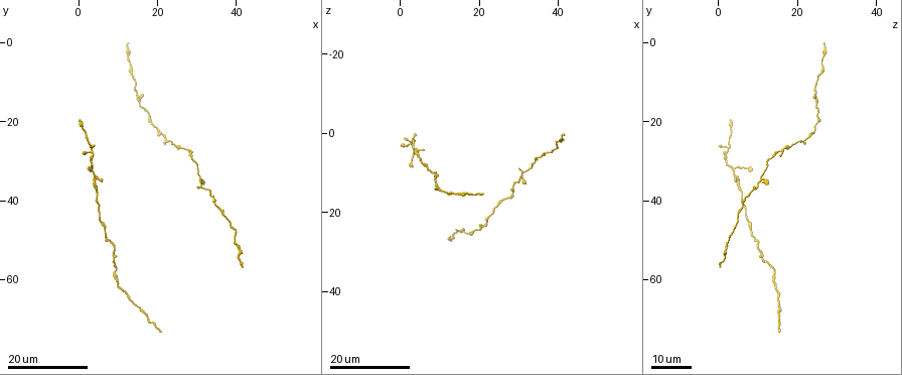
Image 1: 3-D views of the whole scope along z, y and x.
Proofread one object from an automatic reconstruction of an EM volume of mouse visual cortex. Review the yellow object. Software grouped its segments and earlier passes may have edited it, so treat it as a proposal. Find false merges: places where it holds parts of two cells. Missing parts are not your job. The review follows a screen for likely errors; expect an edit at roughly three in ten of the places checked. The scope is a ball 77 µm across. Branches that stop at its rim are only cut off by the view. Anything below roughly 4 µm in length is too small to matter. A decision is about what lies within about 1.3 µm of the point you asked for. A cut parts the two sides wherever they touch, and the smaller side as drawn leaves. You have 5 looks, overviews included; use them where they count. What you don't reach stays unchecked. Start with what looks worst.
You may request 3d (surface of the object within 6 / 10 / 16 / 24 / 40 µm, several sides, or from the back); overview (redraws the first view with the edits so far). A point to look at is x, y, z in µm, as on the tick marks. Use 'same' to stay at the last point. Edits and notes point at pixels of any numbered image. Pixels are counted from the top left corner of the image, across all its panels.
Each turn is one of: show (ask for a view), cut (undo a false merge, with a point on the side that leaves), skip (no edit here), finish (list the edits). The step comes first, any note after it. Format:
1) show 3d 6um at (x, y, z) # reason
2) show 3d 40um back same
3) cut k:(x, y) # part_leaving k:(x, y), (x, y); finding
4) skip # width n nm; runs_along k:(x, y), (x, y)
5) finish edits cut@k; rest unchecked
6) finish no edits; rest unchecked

show 3d 24um at (3.5, 32.5, 3.5) # three-way junction

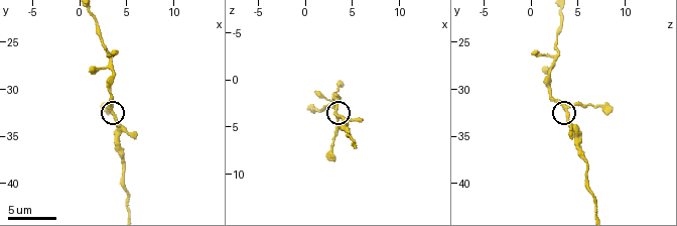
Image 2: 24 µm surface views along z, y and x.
show 3d 10um at (3.2, 32.4, 3.6)

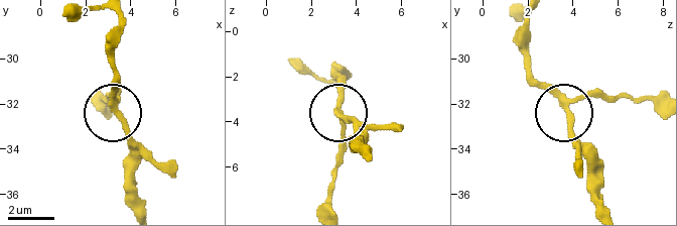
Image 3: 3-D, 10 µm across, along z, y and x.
skip # runs_along 3:(656, 104), (621, 95), (586, 95), (565, 108), (525, 68); continuous, no second cell

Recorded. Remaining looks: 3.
show 3d 16um at (3.4, 27.8, 2.4) # thin arm on a thick one

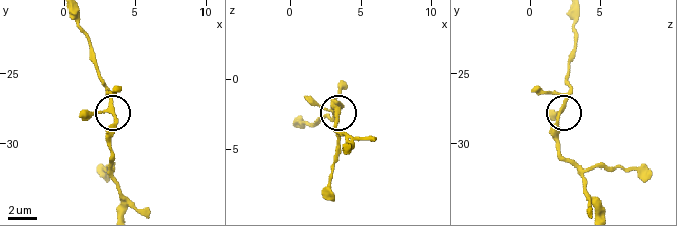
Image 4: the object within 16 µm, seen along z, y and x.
show 3d 6um at (3.4, 27.6, 2.2)

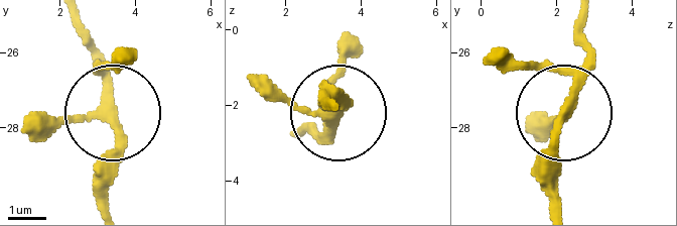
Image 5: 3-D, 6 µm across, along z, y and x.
skip # runs_along 5:(558, 206), (548, 157), (586, 51), (586, 22); one cell here

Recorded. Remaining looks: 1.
finish no edits; rest unchecked

